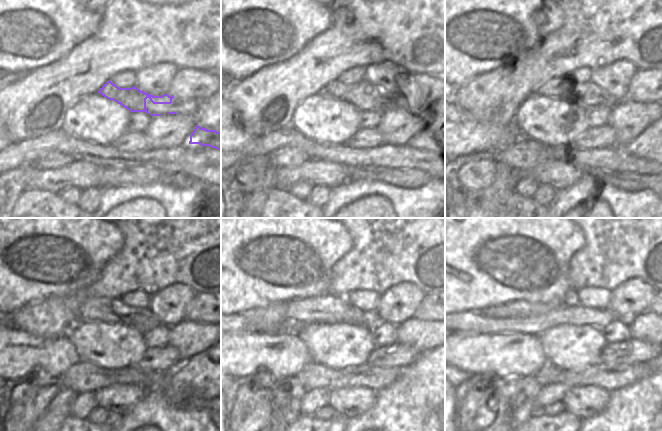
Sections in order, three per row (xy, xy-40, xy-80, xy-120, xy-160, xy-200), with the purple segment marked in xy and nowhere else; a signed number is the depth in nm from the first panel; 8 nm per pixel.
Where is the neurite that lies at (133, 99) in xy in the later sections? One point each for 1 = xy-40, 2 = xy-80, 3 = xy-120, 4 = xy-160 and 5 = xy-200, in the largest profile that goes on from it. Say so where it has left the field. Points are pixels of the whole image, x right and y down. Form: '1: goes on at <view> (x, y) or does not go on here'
1: goes on at xy-40 (364, 96)
2: goes on at xy-80 (588, 95)
3: goes on at xy-120 (111, 310)
4: goes on at xy-160 (330, 309)
5: goes on at xy-200 (519, 308)

